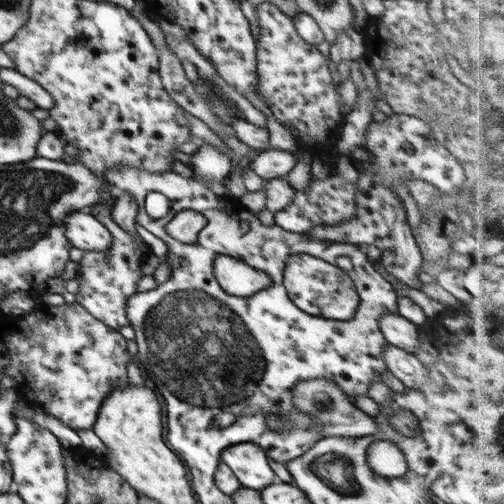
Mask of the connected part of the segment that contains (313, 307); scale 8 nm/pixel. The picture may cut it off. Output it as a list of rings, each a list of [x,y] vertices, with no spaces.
[[[294,254],[286,260],[283,283],[290,300],[304,312],[332,320],[350,320],[360,299],[346,271],[308,254]]]

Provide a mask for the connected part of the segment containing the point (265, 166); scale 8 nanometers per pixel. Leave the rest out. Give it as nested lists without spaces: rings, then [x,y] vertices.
[[[268,148],[260,152],[248,166],[261,178],[284,178],[299,161],[297,152]]]

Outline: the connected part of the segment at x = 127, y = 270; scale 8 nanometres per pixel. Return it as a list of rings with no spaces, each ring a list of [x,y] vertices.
[[[96,206],[94,210],[89,208],[87,211],[108,229],[112,234],[112,240],[110,248],[107,248],[104,252],[86,251],[84,258],[80,260],[78,275],[82,280],[78,292],[75,294],[75,302],[90,314],[93,314],[94,318],[103,322],[102,324],[119,331],[123,326],[130,326],[127,317],[127,302],[130,297],[137,293],[136,286],[138,286],[140,278],[143,277],[140,265],[142,265],[149,252],[143,250],[138,239],[126,234],[112,220],[111,208],[108,208],[108,206]]]

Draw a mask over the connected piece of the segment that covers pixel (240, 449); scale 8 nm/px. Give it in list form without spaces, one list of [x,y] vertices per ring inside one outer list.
[[[256,444],[232,445],[221,452],[221,461],[238,476],[246,488],[262,490],[274,482],[276,474],[268,466],[265,449]]]

